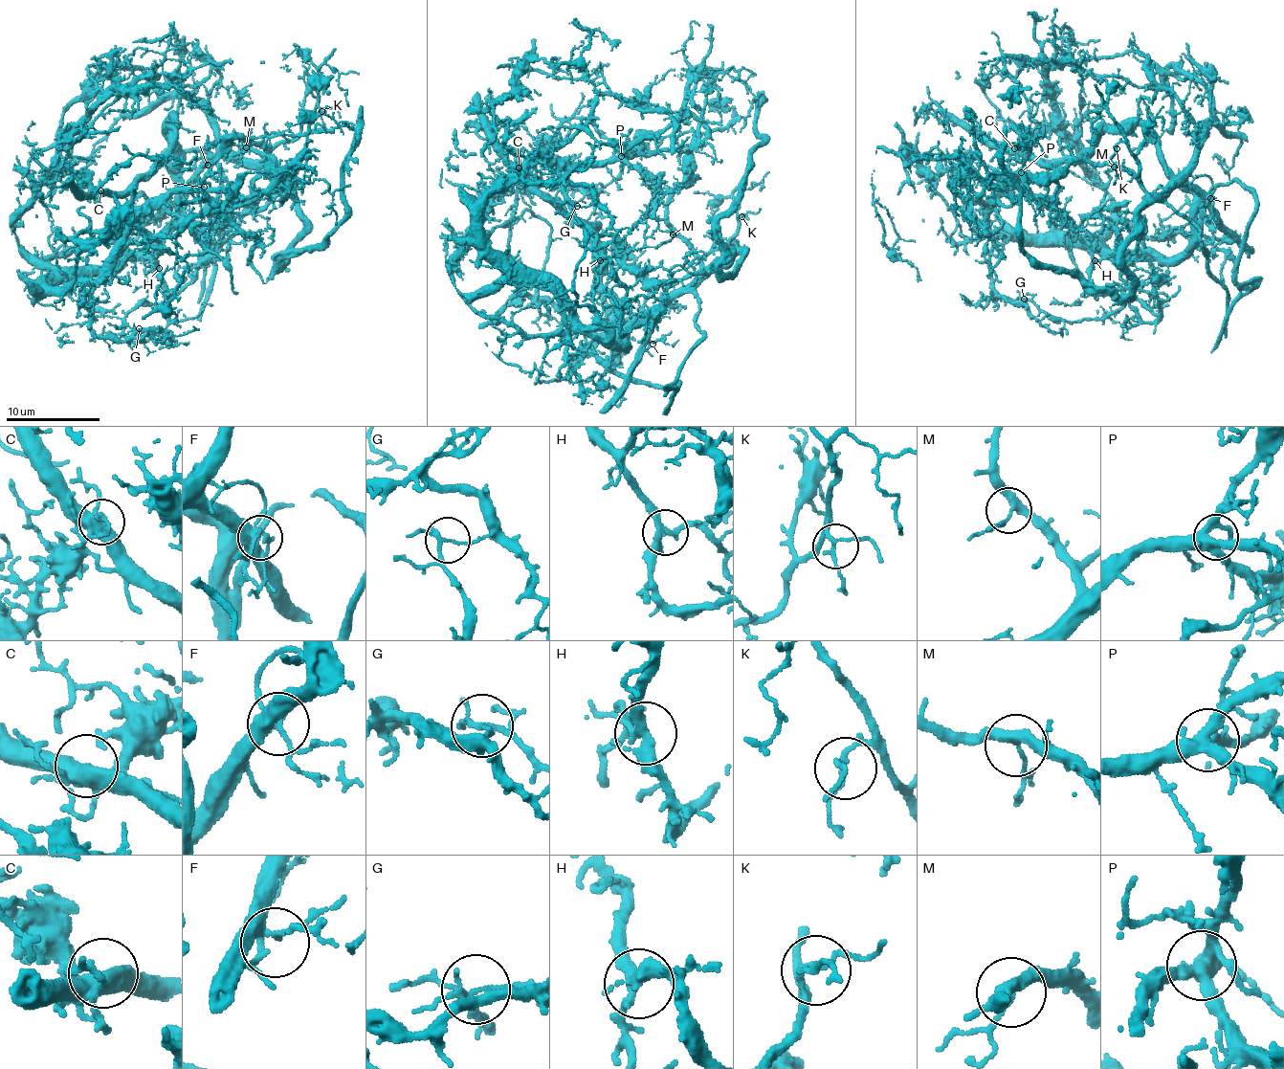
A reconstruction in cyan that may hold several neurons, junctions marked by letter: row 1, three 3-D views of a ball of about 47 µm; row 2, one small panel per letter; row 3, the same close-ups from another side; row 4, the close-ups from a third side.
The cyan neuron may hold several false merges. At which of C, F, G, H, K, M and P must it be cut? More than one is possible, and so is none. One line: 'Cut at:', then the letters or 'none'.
Cut at: G

